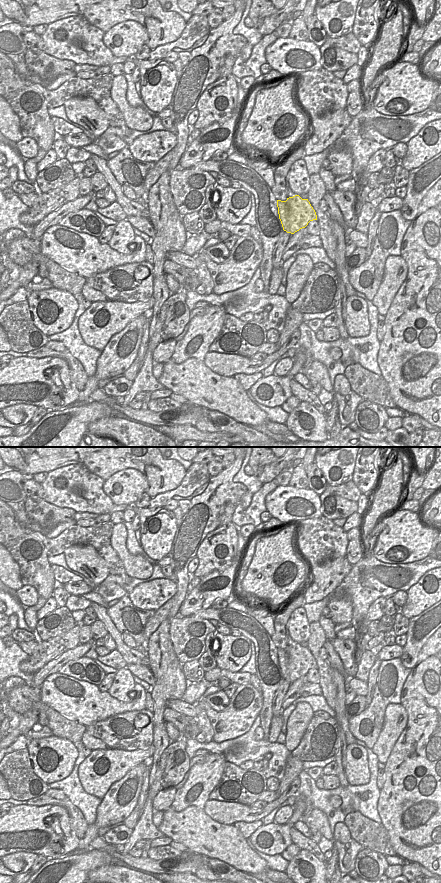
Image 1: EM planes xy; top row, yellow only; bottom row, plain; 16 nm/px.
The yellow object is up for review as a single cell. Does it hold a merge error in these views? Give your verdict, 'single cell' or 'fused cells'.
single cell

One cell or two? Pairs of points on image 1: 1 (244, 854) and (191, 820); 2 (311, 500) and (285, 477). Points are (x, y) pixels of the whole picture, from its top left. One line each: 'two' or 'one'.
1: one
2: two

